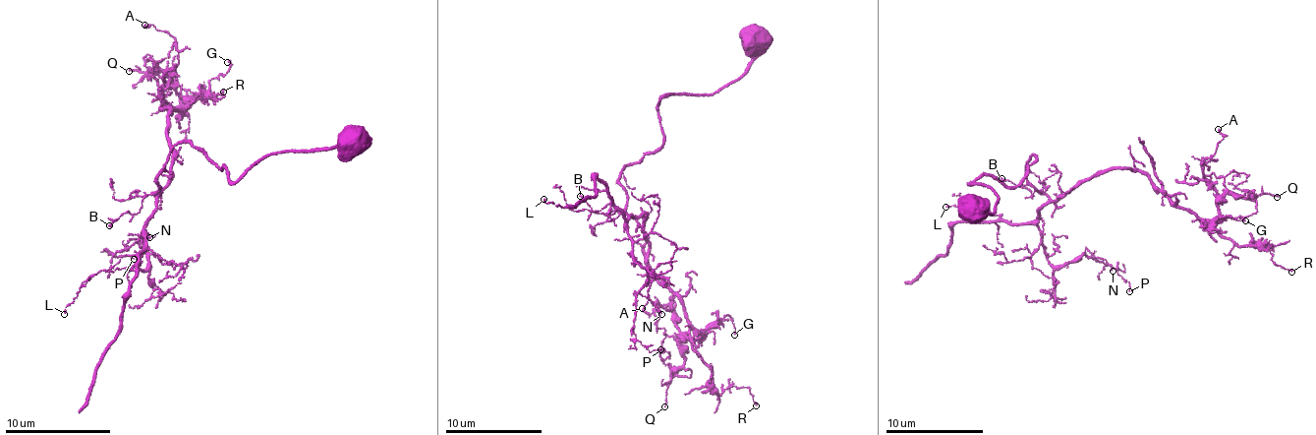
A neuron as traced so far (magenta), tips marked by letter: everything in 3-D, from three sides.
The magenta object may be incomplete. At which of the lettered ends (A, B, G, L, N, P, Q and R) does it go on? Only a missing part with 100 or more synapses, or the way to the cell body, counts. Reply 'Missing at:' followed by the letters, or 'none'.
Missing at: none

